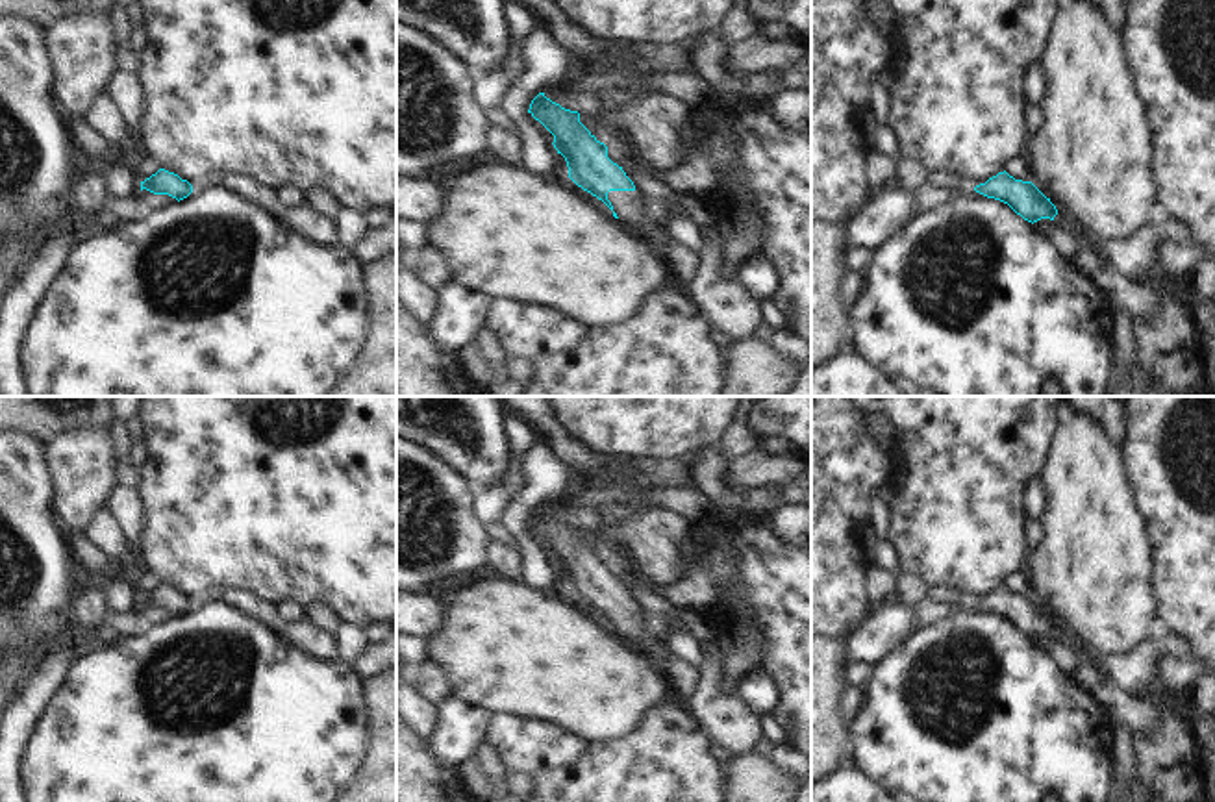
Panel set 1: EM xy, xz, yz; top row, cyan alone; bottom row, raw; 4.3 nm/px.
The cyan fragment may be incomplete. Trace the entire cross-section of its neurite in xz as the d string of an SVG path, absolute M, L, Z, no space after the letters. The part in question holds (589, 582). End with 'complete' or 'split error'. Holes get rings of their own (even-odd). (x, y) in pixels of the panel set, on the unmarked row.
M545 508L532 515L528 528L554 550L552 559L565 572L569 593L602 615L632 646L663 665L670 656L665 641L645 630L645 609L608 572L608 561L580 537L580 528L561 522Z; split error

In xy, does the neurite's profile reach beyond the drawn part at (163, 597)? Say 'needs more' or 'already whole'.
already whole

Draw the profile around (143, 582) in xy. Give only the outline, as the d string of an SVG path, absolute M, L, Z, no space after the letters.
M148 570L126 572L126 578L130 580L132 589L139 596L144 596L146 593L150 593L152 589L156 589L161 583L161 580L156 574L148 572Z

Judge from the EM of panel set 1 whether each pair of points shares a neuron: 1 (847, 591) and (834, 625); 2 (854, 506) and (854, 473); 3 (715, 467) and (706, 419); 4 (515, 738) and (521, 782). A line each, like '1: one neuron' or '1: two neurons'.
1: one neuron
2: one neuron
3: two neurons
4: two neurons

